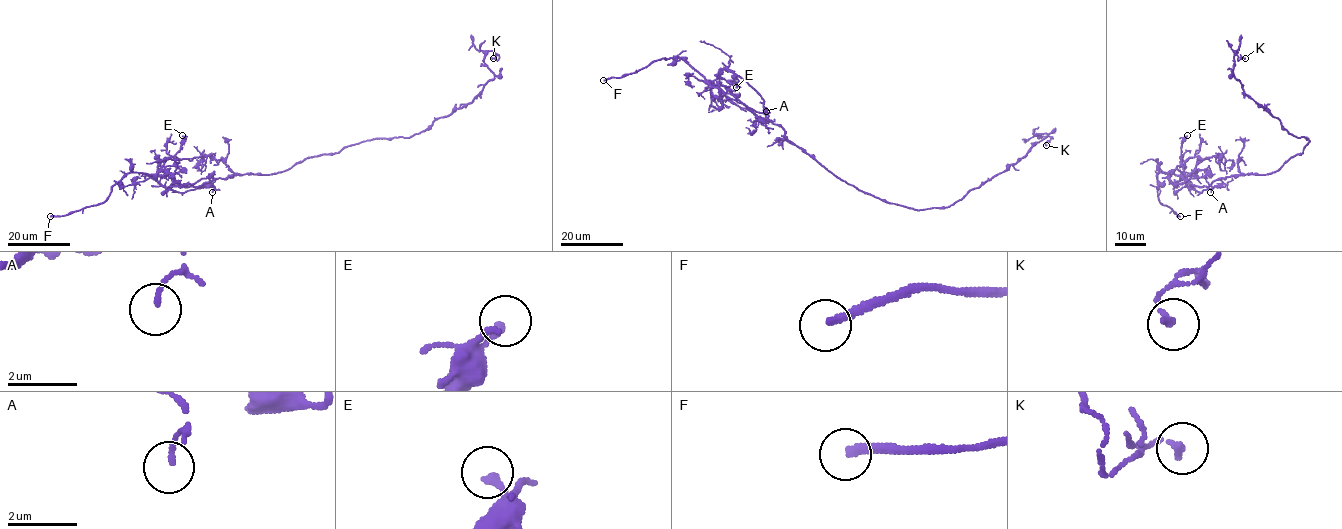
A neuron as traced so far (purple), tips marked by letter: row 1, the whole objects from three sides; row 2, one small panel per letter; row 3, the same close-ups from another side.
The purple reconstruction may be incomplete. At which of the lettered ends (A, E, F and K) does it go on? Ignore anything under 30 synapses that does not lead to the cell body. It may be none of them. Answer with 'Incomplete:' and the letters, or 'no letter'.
Incomplete: F

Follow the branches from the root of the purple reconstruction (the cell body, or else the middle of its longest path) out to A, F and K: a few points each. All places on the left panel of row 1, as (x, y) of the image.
A: (292, 166), (198, 186), (165, 187), (157, 174), (164, 169), (182, 184), (210, 177), (212, 192)
F: (292, 166), (198, 186), (165, 187), (152, 176), (129, 172), (104, 202), (50, 216)
K: (292, 166), (362, 141), (424, 131), (494, 78), (483, 62), (488, 51), (499, 56), (493, 58)

